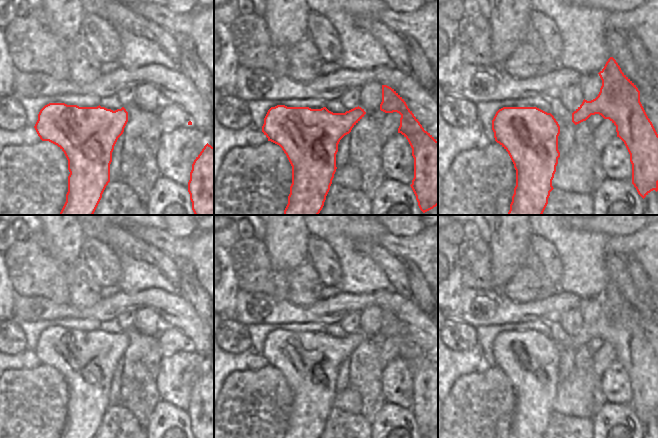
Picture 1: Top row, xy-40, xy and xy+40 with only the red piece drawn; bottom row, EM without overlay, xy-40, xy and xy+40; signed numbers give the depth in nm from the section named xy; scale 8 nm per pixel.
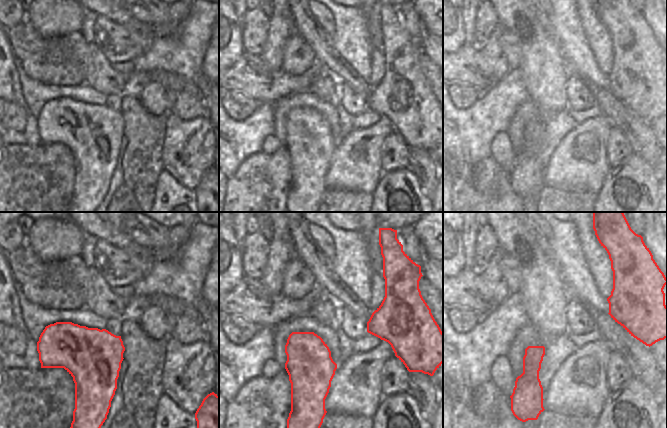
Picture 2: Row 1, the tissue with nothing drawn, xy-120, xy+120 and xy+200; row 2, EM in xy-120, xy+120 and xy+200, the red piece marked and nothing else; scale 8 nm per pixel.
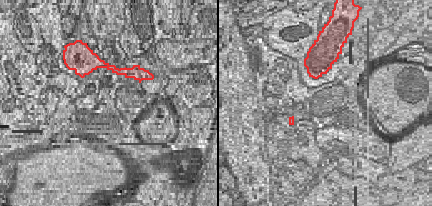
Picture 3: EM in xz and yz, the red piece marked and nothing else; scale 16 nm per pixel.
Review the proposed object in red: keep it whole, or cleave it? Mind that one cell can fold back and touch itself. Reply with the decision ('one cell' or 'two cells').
one cell

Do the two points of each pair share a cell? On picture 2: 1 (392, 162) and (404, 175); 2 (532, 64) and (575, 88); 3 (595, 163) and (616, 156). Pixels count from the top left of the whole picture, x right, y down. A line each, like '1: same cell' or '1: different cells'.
1: different cells
2: different cells
3: different cells

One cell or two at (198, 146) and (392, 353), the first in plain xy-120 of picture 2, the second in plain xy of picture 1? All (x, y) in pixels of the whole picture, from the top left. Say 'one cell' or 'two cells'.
two cells

